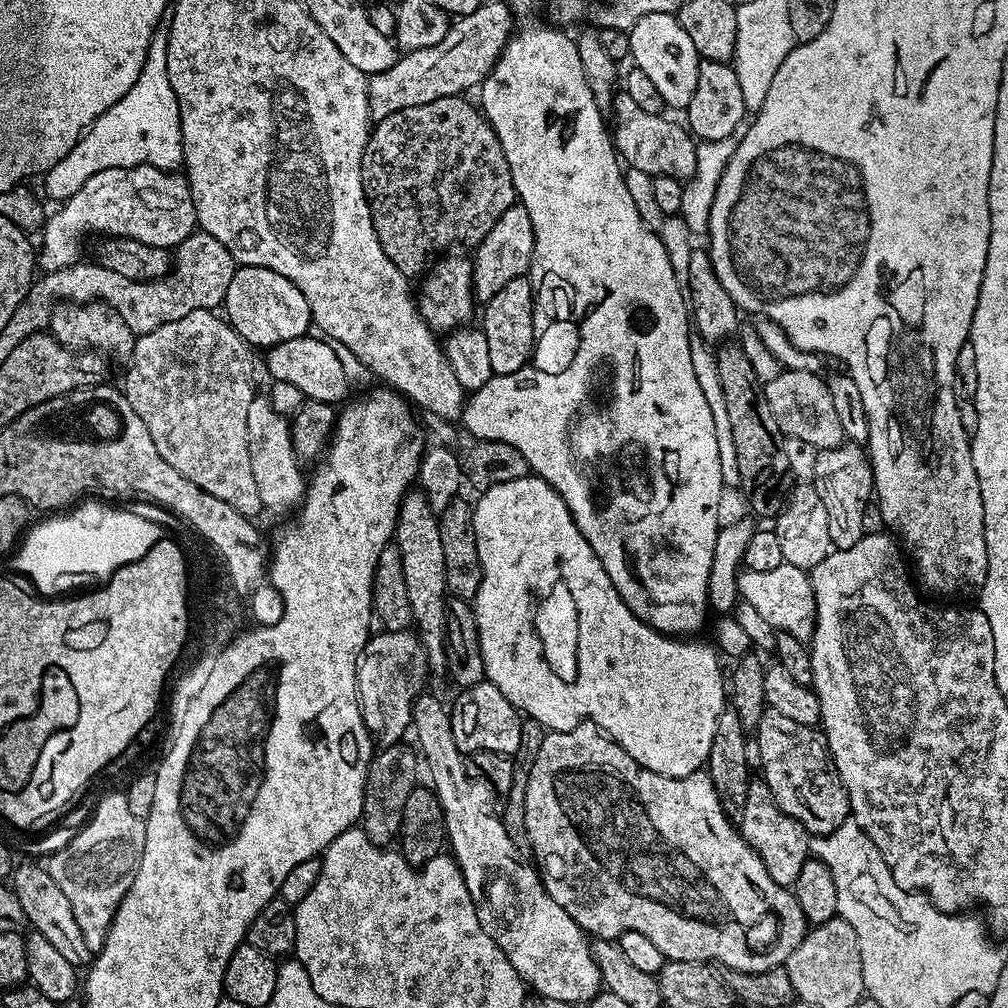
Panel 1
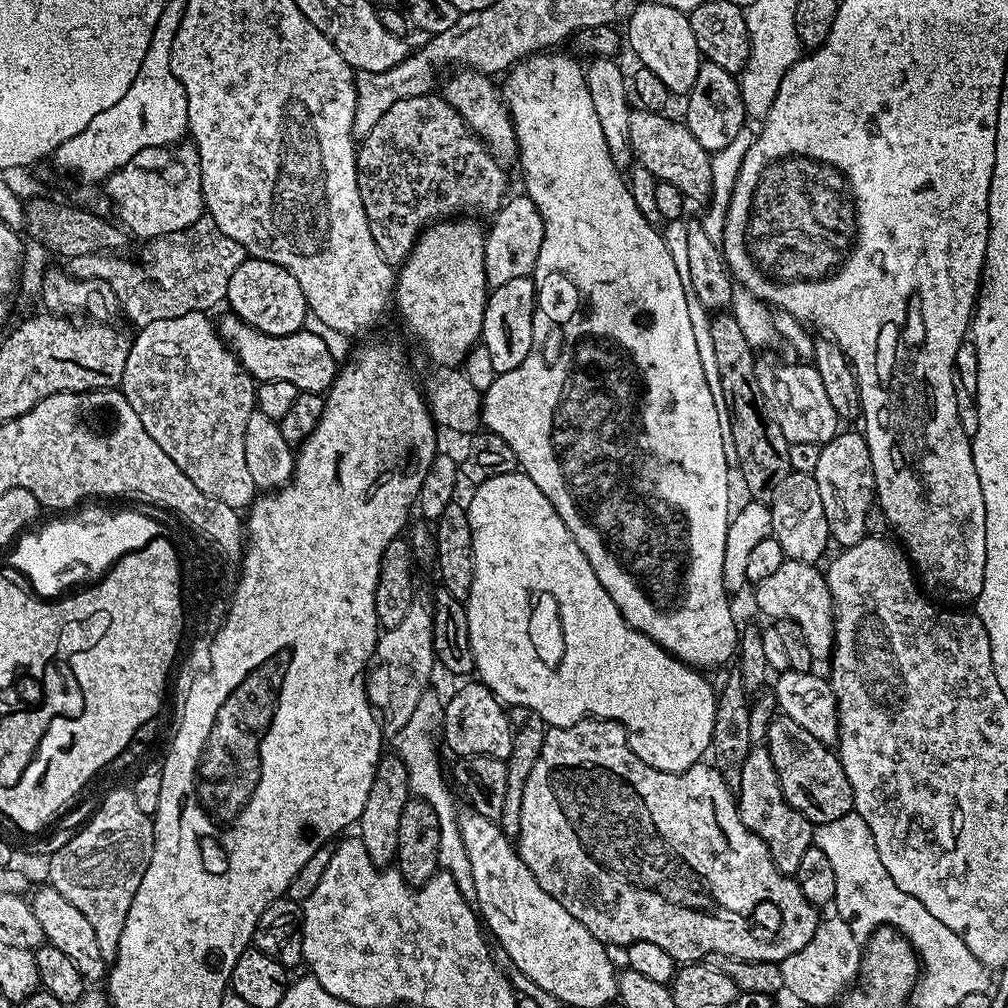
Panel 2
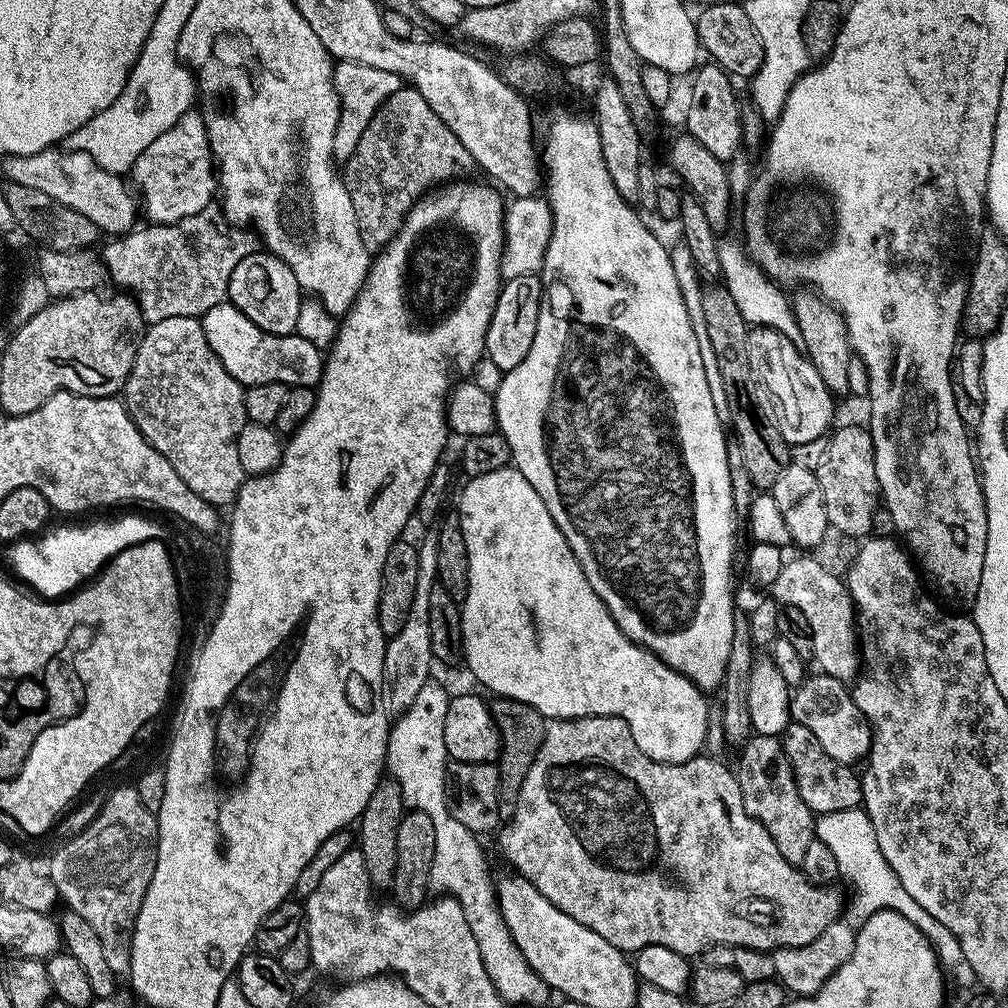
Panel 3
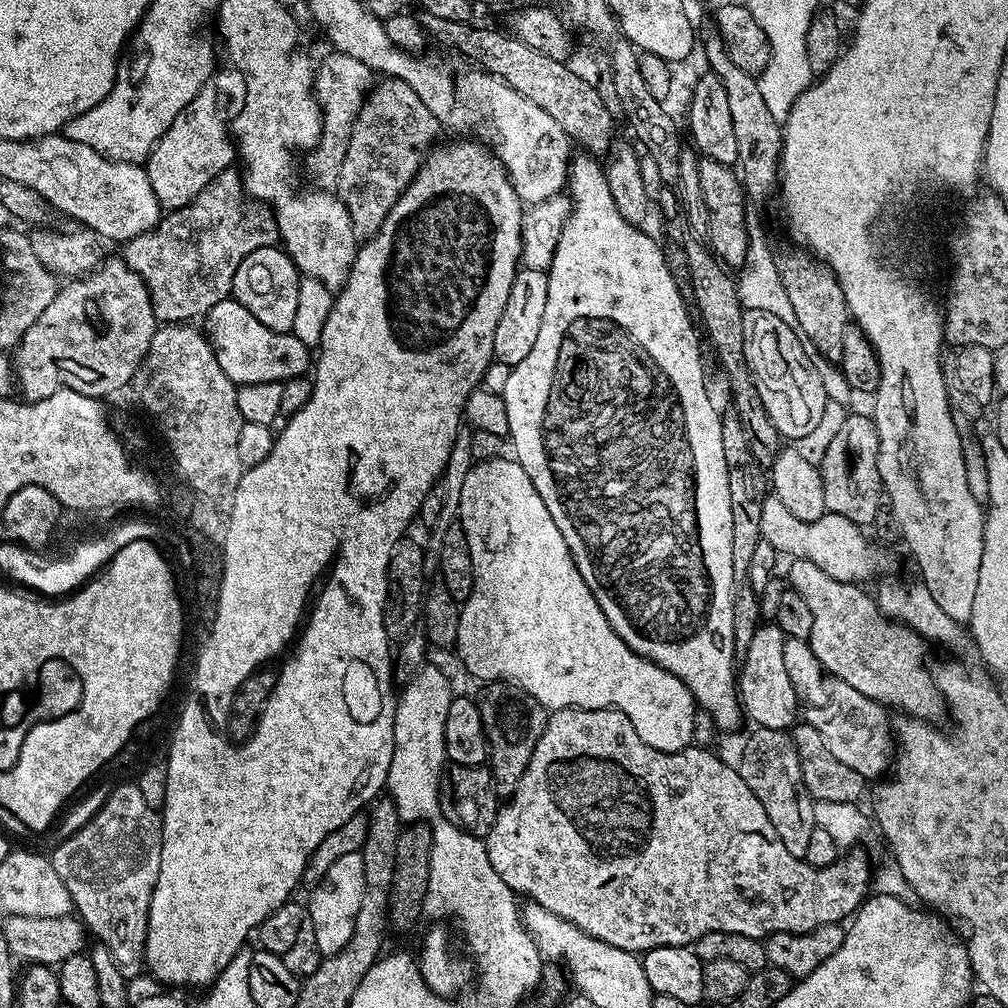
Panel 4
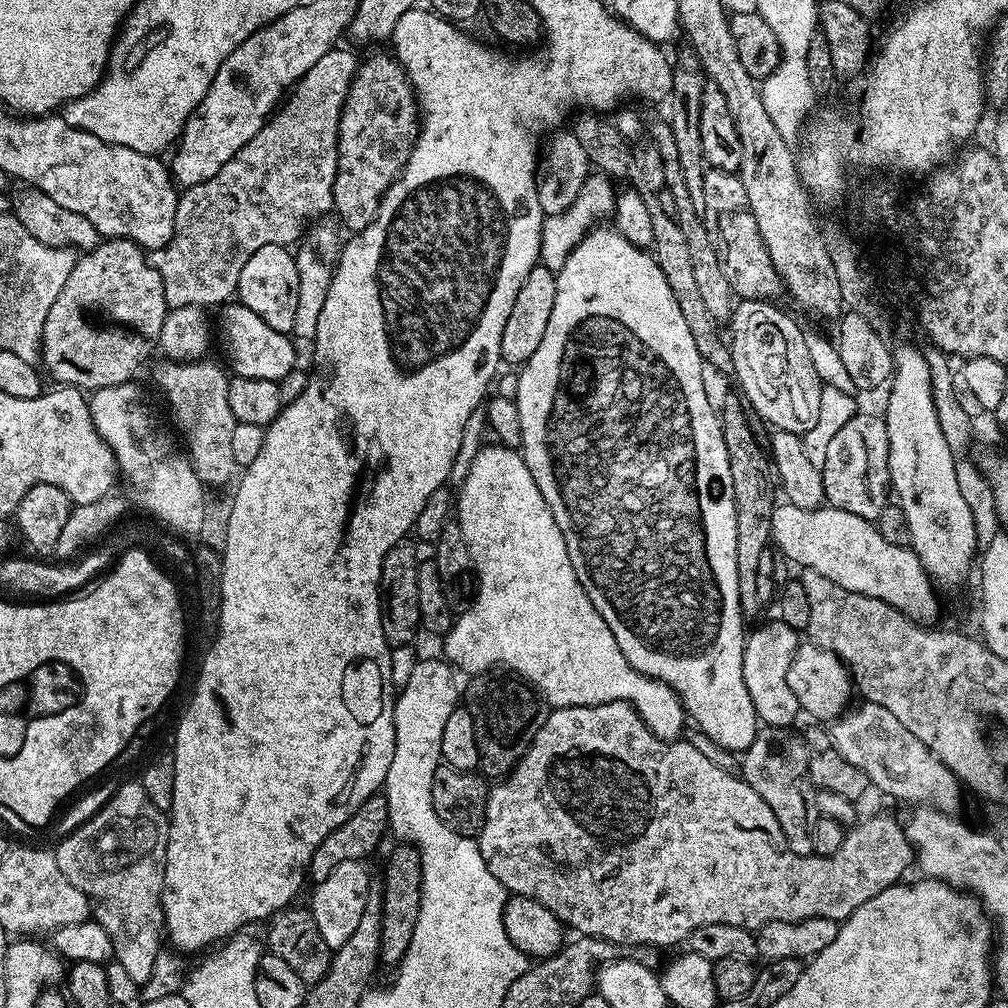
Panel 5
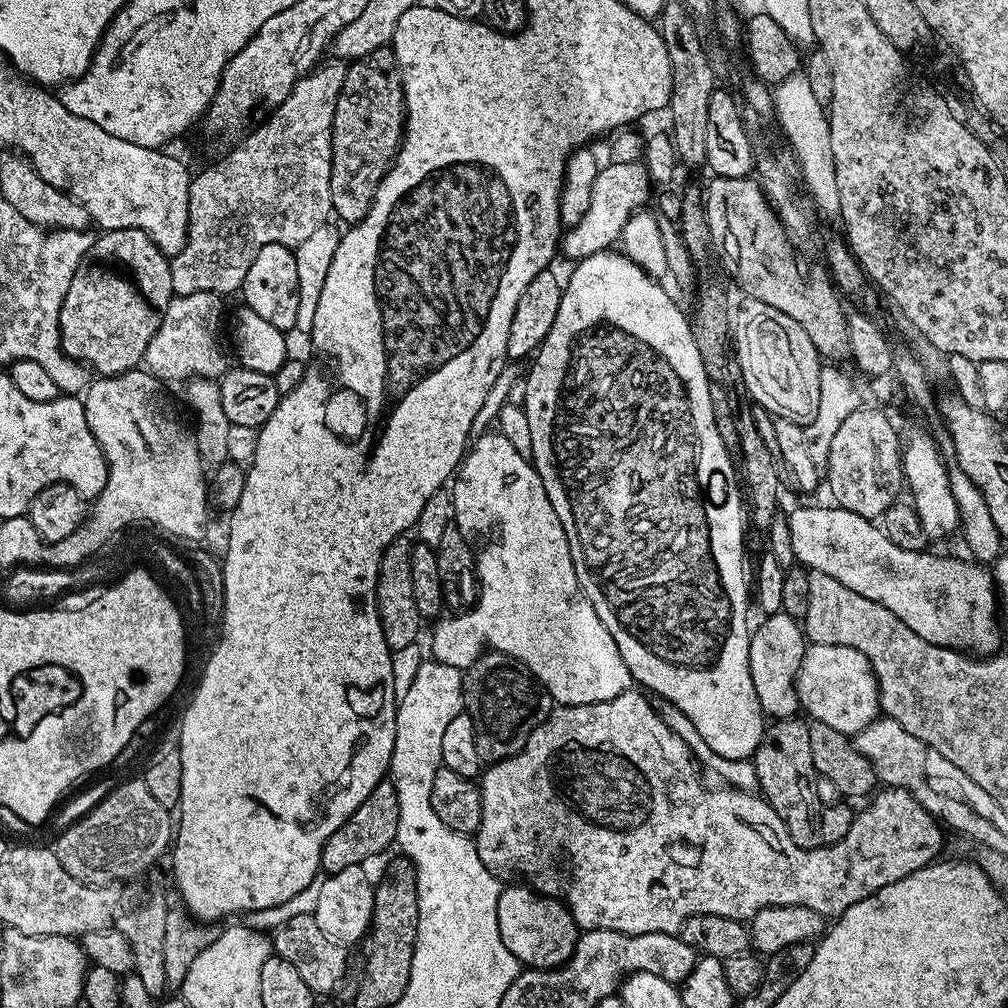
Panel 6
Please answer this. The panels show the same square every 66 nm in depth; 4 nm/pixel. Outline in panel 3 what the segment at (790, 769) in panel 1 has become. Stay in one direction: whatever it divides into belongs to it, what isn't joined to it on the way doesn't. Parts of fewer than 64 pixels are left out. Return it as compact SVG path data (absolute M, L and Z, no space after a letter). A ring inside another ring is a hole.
M789 722L782 733L782 743L792 767L794 782L798 786L798 794L802 796L802 802L810 806L813 814L861 807L862 786L859 775L849 765L830 758L826 751L822 750L821 743L814 738L813 731L798 723Z

